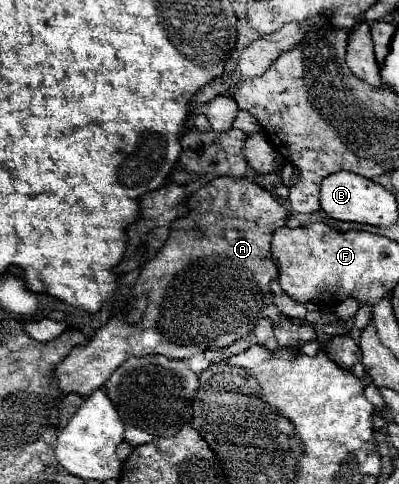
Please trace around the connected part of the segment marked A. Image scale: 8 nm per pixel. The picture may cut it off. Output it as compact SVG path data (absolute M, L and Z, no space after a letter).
M219 177L213 179L203 193L191 195L189 215L173 221L167 243L157 251L155 259L143 267L137 285L131 289L131 299L143 293L147 295L143 319L137 325L129 325L123 317L113 317L101 329L97 329L97 337L93 335L85 347L79 345L71 349L71 353L55 367L59 391L63 395L79 393L81 397L89 397L93 391L103 387L117 365L125 363L127 357L159 353L173 359L185 359L195 353L221 349L247 337L257 319L267 317L277 323L283 315L277 309L275 297L269 289L269 283L279 277L279 267L271 255L271 237L275 229L287 223L289 215L291 209L287 209L251 179Z

